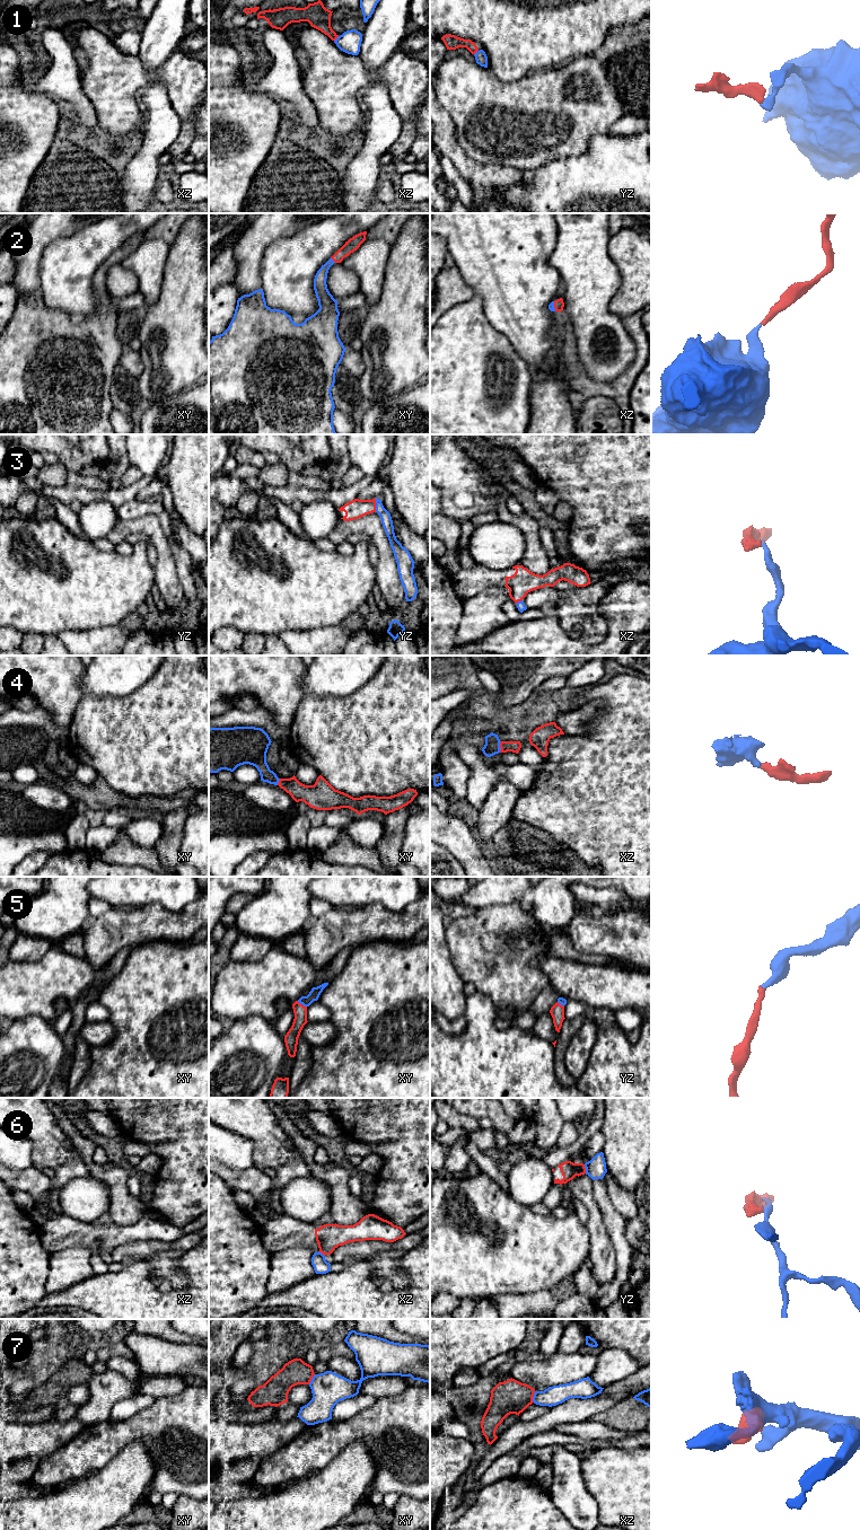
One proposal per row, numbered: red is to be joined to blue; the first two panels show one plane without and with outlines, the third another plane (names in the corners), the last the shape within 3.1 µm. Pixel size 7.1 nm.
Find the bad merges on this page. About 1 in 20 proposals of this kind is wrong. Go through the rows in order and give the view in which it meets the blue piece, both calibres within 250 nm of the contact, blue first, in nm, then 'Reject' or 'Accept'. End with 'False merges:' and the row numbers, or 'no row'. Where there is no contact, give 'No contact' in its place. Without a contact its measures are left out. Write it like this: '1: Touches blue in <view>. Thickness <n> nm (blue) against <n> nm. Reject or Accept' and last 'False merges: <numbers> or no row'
1: Touches blue in xz. Thickness 160 nm (blue) against 160 nm. Reject
2: Touches blue in xy. Thickness 100 nm (blue) against 90 nm. Accept
3: Touches blue in yz. Thickness 80 nm (blue) against 140 nm. Accept
4: Touches blue in xz. Thickness 110 nm (blue) against 80 nm. Accept
5: Touches blue in xy. Thickness 80 nm (blue) against 100 nm. Accept
6: Touches blue in yz. Thickness 140 nm (blue) against 120 nm. Reject
7: Touches blue in xz. Thickness 140 nm (blue) against 240 nm. Reject
False merges: 1, 6, 7

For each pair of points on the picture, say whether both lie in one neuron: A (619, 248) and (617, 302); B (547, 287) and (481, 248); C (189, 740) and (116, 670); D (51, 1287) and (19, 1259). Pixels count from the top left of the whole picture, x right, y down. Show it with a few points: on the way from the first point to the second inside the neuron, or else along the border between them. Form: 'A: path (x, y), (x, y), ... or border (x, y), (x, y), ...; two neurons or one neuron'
A: path (628, 262), (628, 289); one neuron
B: path (531, 284), (526, 284), (498, 256); one neuron
C: border (156, 671), (130, 693), (123, 696), (110, 695); two neurons
D: border (50, 1257), (50, 1271), (44, 1293); two neurons

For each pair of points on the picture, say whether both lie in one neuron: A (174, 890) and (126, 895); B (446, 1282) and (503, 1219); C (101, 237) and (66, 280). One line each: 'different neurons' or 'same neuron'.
A: same neuron
B: same neuron
C: same neuron

